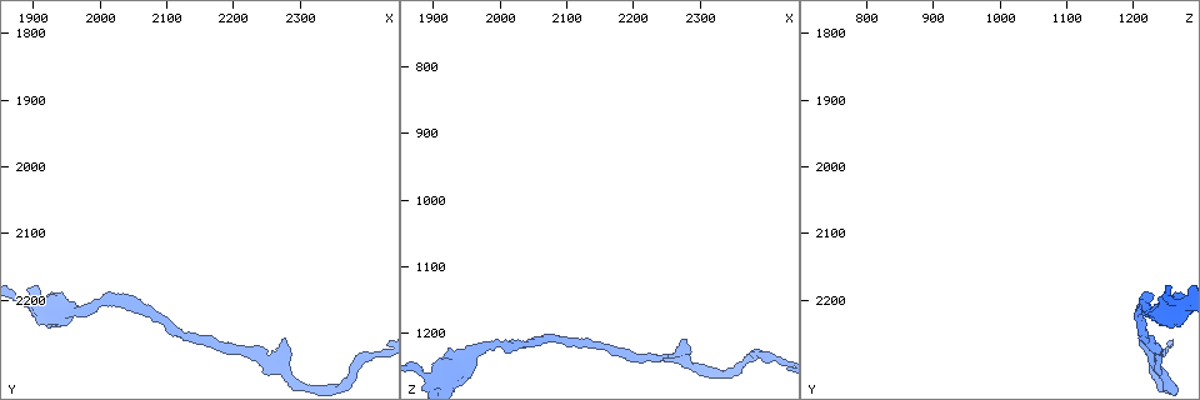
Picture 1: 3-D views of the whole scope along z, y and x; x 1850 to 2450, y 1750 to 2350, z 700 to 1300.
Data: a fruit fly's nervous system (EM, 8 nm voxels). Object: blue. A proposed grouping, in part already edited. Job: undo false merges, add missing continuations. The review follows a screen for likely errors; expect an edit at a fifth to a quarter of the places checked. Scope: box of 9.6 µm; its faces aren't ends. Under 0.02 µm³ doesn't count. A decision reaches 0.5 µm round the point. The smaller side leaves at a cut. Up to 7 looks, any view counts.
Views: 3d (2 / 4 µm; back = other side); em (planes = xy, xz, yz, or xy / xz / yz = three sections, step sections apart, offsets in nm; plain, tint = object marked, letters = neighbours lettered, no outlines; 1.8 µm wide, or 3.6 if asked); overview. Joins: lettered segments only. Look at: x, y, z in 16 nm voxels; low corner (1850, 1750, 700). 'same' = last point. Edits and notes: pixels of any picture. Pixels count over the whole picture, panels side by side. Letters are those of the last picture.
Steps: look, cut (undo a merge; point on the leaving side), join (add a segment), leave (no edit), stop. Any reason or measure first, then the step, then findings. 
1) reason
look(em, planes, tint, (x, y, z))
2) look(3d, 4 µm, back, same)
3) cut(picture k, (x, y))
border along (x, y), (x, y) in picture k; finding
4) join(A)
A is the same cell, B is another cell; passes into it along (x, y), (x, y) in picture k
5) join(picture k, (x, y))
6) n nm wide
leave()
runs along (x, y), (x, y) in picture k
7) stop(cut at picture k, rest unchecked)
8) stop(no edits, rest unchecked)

branch stops here
look(3d, 4 µm, (2275, 2260, 1210))

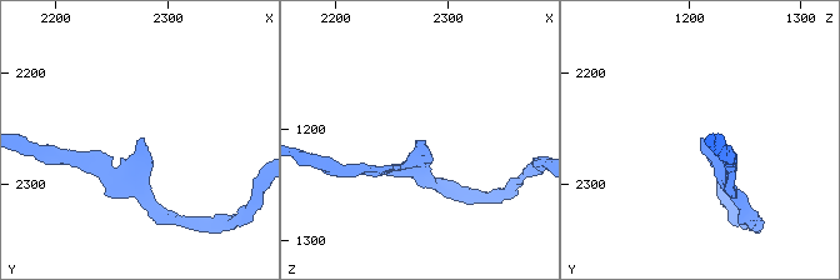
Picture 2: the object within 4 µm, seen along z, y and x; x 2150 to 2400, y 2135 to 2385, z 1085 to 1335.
now the EM
look(em, planes, plain, (2276, 2260, 1214))

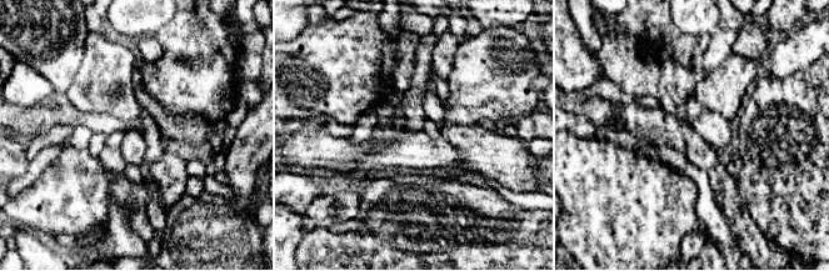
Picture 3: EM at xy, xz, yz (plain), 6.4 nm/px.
what lies round it
look(em, planes, letters, same)

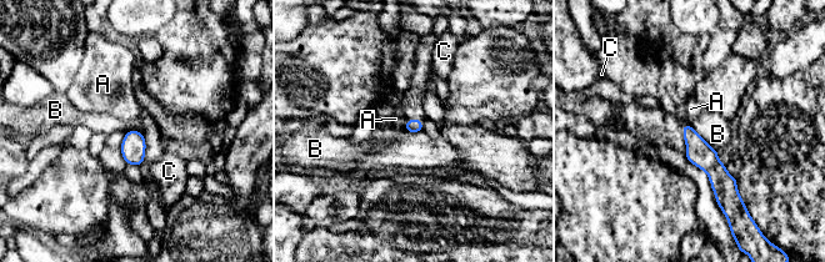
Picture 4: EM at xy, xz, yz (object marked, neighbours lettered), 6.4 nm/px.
B touches over 260 nm
leave()
A, B and C are other cells; no lettered segment goes on from it

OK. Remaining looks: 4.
thick turns thin
look(3d, 4 µm, (2420, 2280, 1235))

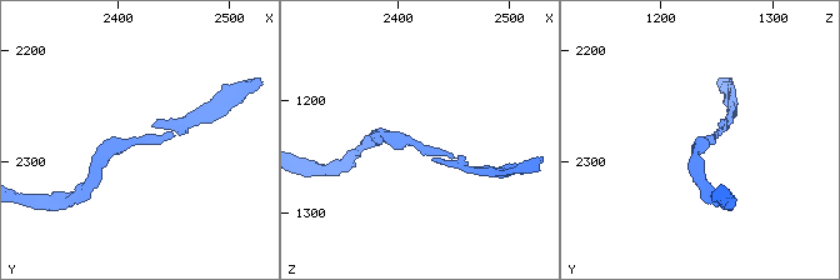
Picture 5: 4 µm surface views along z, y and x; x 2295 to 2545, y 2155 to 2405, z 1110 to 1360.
shape alone is not enough
look(em, yz, step 8, tint, (2418, 2284, 1236))

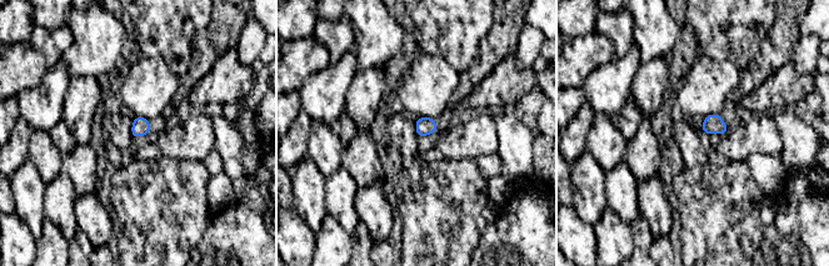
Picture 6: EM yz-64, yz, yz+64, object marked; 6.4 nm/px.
another direction
look(em, xy, step 16, letters, same)

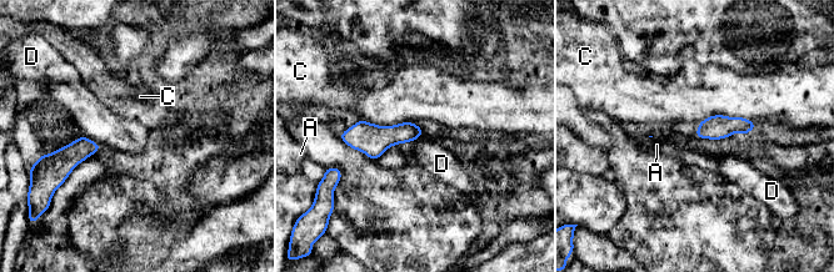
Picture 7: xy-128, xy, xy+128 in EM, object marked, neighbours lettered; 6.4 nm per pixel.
leave()
A, C and D are other cells; border along (84, 135), (101, 146) in picture 7; all the same cell

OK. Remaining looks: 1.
stop(no edits, rest unchecked)

